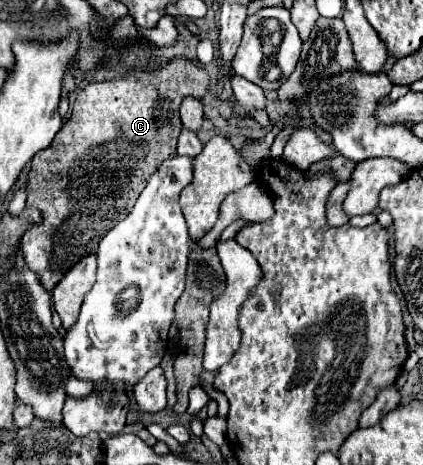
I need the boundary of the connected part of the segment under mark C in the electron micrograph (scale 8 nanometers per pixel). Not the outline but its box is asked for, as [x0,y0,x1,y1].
[21,57,209,291]

